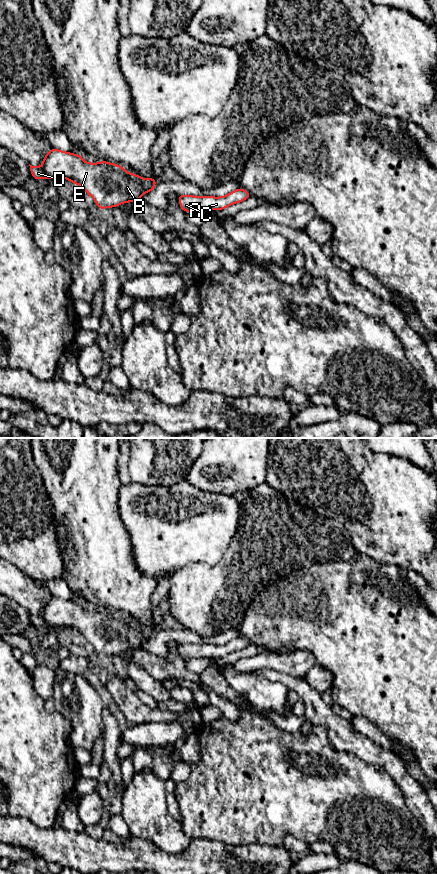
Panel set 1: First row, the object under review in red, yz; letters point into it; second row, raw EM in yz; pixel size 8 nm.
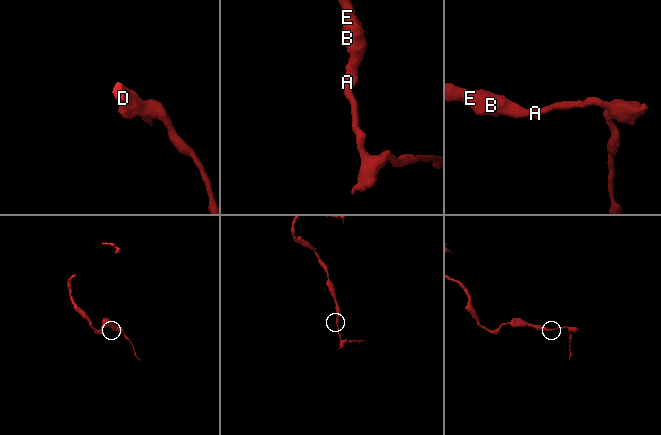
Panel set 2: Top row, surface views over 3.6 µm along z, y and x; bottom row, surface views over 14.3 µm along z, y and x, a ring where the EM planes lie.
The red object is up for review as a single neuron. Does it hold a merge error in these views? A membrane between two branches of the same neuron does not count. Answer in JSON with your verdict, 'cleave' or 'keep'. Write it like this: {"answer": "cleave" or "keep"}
{"answer": "keep"}

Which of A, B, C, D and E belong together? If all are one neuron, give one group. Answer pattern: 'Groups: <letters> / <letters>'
Groups: A B C D E

